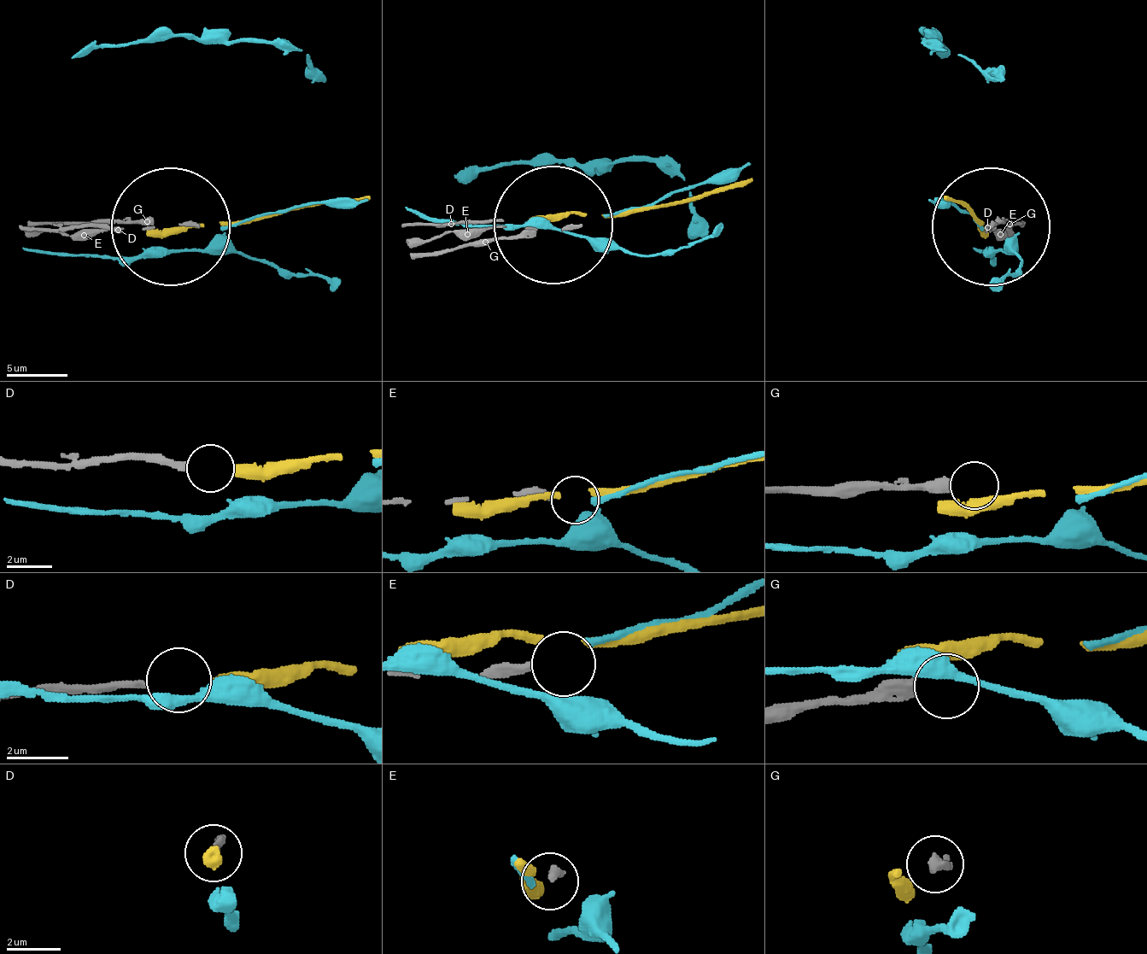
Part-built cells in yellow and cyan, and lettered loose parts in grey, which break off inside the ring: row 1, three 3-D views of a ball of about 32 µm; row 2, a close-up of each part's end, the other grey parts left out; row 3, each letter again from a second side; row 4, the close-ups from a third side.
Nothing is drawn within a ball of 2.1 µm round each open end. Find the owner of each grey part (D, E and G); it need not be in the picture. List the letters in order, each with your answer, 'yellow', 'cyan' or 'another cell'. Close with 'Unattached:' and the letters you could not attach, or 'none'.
D: yellow
E: cyan
G: another cell
Unattached: G

